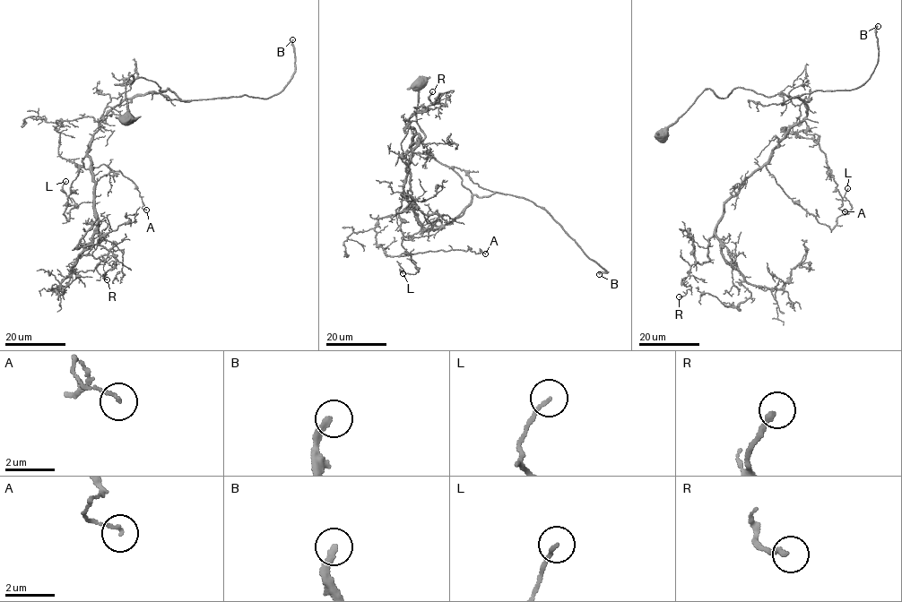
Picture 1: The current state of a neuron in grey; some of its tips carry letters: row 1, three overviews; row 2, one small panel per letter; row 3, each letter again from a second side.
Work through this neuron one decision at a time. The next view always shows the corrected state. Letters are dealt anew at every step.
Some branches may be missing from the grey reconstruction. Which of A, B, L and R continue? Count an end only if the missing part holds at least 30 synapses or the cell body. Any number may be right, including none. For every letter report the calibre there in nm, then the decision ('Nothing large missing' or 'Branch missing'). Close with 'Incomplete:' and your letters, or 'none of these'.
A: Thickness 120 nm. Nothing large missing
B: Thickness 240 nm. Branch missing
L: Thickness 140 nm. Nothing large missing
R: Thickness 200 nm. Nothing large missing
Incomplete: B

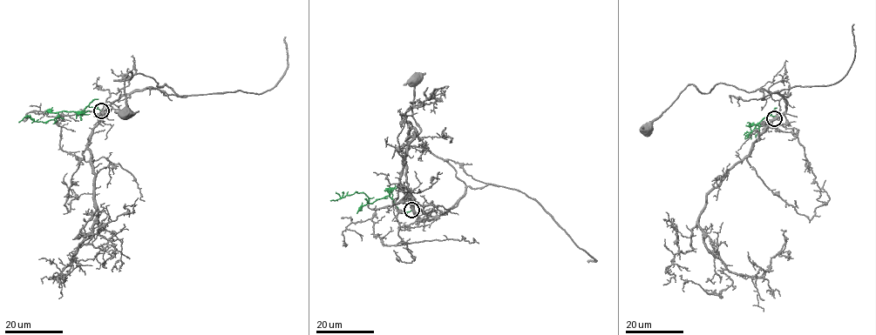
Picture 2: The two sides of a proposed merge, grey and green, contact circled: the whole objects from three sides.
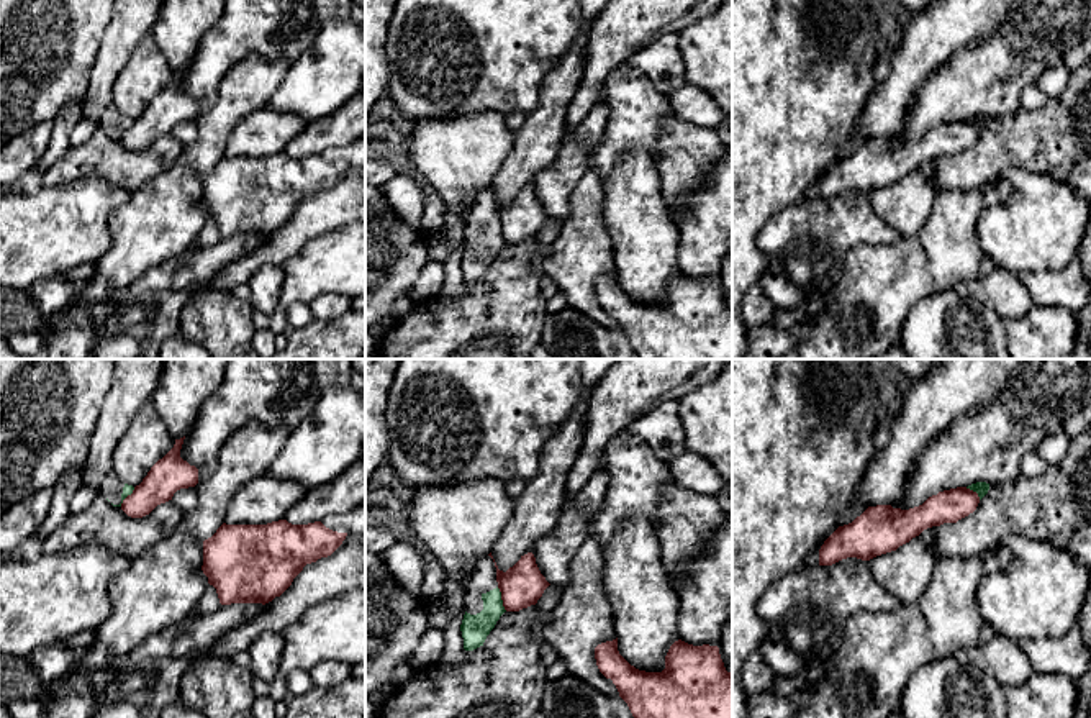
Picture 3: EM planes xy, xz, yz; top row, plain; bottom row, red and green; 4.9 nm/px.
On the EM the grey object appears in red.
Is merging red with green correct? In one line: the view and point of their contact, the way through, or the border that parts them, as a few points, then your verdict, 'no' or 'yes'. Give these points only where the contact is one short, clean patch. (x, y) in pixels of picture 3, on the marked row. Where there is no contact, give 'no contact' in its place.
xz (502, 599) | along xz (497, 587), (502, 605), (507, 610) | no

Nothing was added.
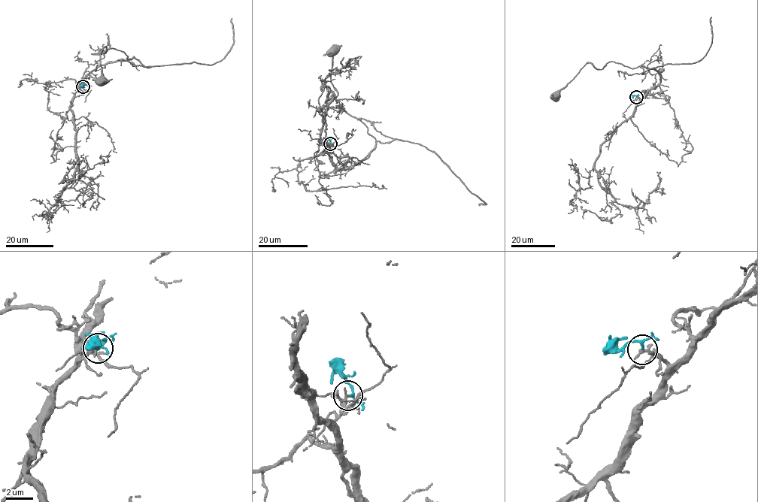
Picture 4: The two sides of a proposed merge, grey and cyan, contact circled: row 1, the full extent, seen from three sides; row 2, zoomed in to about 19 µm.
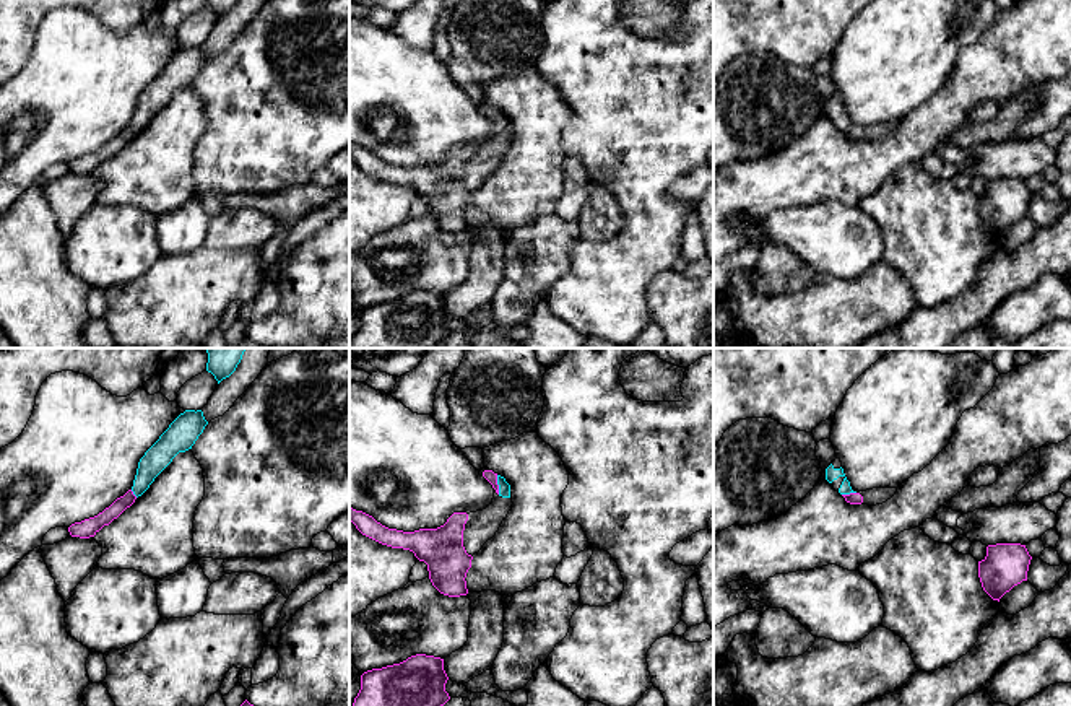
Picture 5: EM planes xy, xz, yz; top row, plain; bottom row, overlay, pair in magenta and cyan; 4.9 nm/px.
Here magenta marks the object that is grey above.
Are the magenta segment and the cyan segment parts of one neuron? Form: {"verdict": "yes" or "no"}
{"verdict": "yes"}

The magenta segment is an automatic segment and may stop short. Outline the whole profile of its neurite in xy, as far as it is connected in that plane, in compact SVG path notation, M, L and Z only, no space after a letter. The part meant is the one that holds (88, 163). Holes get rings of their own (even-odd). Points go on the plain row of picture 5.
M202 46L180 49L140 94L133 122L98 151L72 159L68 163L70 171L80 174L94 172L104 161L117 155L150 124L179 88L192 85L206 60Z

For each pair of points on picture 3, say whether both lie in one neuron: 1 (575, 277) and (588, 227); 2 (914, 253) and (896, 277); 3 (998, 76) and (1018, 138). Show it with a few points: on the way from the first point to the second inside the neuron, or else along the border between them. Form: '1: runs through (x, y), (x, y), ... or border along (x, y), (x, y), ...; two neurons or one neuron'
1: runs through (575, 264), (583, 249), (583, 240); one neuron
2: runs through (914, 259), (903, 271); one neuron
3: border along (1019, 107), (1006, 115), (990, 118); two neurons

